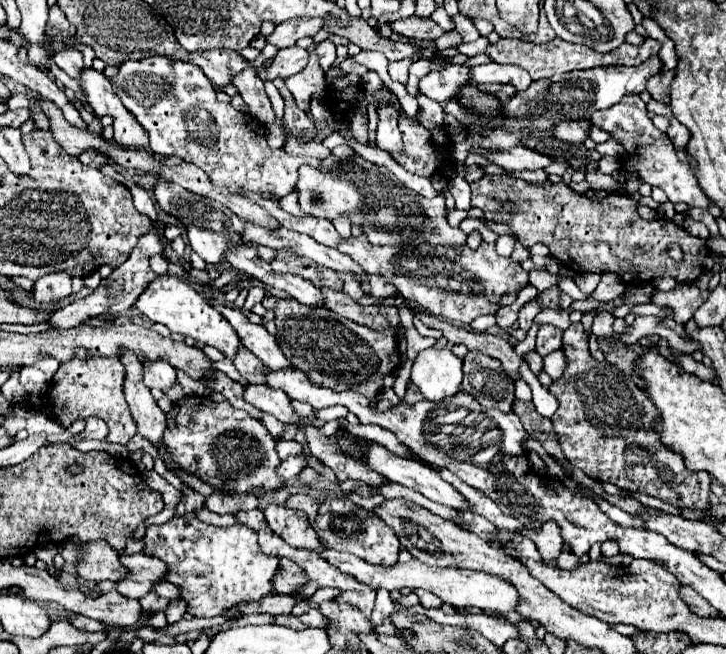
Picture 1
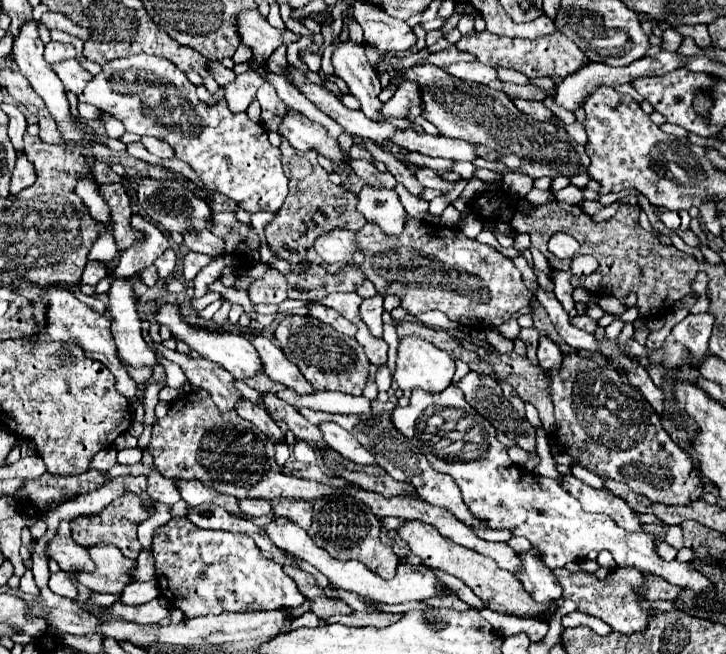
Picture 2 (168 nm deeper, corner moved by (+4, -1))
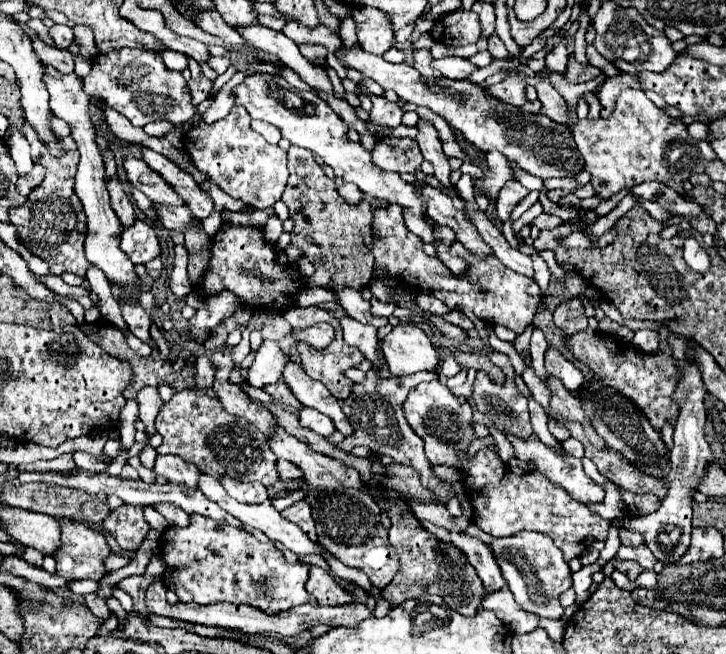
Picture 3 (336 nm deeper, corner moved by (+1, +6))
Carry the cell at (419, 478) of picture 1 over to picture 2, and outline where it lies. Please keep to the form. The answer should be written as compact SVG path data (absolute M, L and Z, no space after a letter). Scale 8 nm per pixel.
M322 422L318 424L318 428L324 436L324 442L344 458L358 464L376 464L374 456L362 450L362 446L358 446L358 442L354 442L354 438L350 438L350 434L346 434L346 430L338 428L334 422Z

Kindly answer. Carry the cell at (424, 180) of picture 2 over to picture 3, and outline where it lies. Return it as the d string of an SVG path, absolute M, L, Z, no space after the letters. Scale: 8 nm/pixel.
M379 139L373 149L373 163L385 171L397 173L415 173L421 169L423 155L417 141L403 139Z

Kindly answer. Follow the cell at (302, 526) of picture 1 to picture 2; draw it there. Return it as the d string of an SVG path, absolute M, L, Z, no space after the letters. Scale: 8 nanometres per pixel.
M238 498L238 506L250 516L266 516L268 512L272 512L270 502L262 498Z

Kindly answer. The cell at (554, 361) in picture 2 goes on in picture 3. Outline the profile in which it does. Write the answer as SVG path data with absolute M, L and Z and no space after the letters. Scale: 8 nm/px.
M549 347L545 351L545 369L547 369L549 375L561 379L563 385L569 391L579 391L583 387L581 383L585 379L581 375L581 371L569 359L565 359L565 355L559 349L555 349L555 347Z

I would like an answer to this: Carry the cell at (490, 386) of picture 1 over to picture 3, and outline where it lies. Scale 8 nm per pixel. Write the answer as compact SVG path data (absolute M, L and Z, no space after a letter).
M477 371L471 399L477 405L477 411L493 421L501 433L529 439L531 419L527 399L517 391L515 385L507 389L505 385L497 385L495 381L491 381L485 371Z

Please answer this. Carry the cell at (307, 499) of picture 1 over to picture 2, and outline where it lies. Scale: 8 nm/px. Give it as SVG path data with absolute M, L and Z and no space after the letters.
M282 500L274 508L274 514L288 518L294 524L298 524L300 528L308 530L312 524L312 502L308 502L308 500Z

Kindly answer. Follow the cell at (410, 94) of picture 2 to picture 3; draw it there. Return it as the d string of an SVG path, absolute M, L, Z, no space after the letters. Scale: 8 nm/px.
M357 84L357 89L360 94L365 91L373 103L371 107L371 123L377 127L377 125L389 125L389 127L397 127L401 123L401 117L405 113L405 109L397 103L391 103L379 95L373 95L369 93L367 89L363 88L362 84Z

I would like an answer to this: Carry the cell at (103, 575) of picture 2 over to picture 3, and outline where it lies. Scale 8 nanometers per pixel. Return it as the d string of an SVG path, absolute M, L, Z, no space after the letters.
M75 521L61 525L61 549L55 553L57 575L67 579L95 579L107 575L105 559L111 555L107 537Z

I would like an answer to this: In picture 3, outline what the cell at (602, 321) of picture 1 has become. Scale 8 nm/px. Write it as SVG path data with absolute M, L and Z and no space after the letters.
M571 297L565 303L557 305L557 309L553 313L553 321L567 335L575 335L575 331L587 329L587 315L585 315L585 307L583 307L581 299Z

